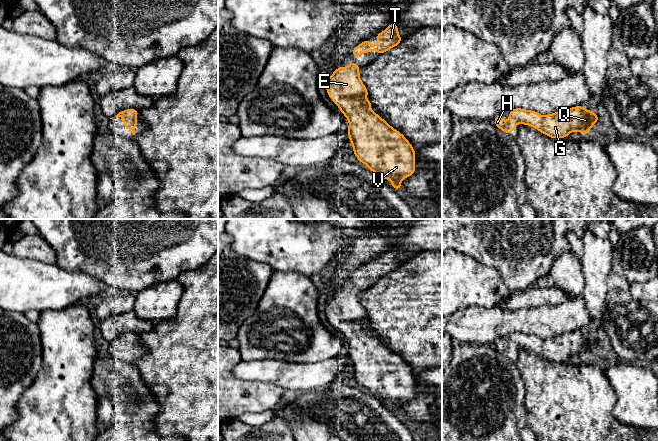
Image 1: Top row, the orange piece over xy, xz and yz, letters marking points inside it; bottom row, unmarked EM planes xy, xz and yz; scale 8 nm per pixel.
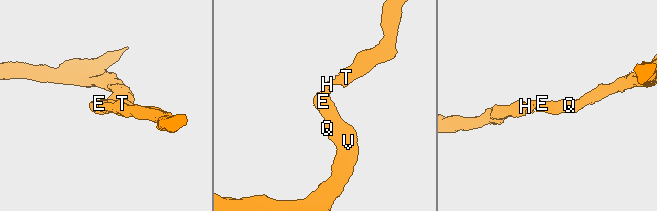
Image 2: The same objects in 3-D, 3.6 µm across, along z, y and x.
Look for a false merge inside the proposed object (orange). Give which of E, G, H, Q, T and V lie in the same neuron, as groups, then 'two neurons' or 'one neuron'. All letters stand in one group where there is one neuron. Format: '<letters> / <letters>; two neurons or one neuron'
E G H Q T V; one neuron

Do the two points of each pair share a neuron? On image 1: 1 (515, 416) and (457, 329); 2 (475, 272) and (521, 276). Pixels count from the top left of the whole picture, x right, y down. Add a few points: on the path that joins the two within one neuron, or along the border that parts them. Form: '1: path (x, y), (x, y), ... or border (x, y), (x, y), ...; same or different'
1: border (454, 339), (460, 342), (490, 343); different
2: border (479, 262), (493, 267), (511, 292); different

